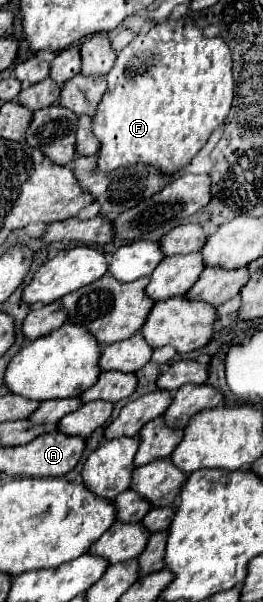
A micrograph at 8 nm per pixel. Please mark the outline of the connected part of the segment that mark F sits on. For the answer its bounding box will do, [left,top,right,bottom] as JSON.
[93,16,235,174]

